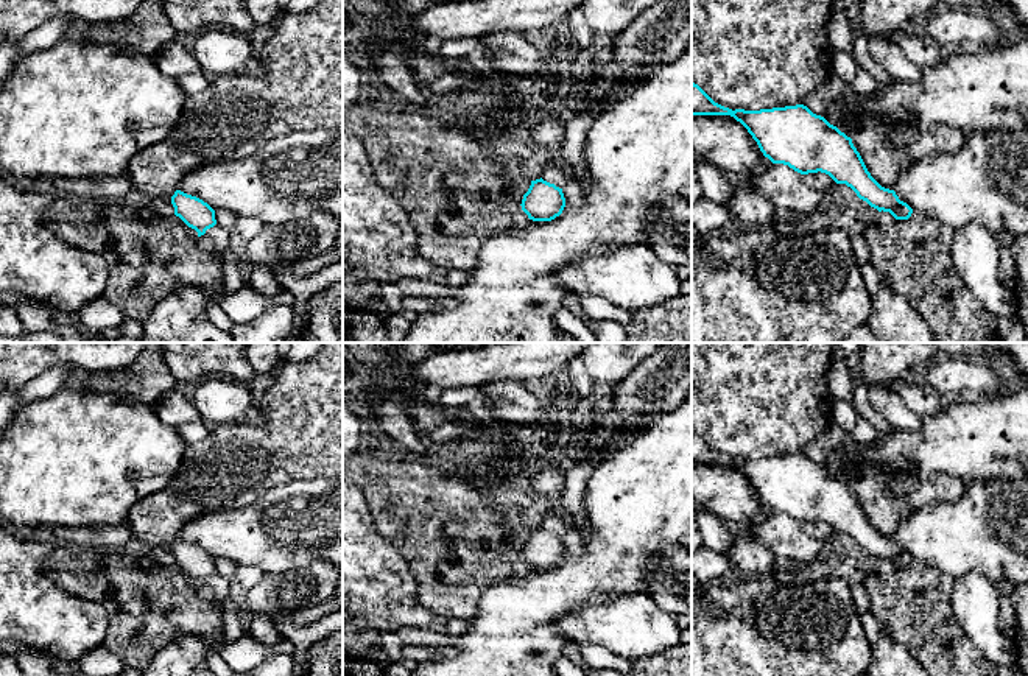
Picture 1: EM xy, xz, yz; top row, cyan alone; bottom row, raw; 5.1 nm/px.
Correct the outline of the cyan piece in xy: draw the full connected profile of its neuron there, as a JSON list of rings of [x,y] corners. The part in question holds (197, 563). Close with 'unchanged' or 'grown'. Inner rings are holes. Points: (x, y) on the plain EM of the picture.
[[[176,539],[171,545],[174,564],[179,565],[188,576],[204,584],[207,578],[217,573],[215,559],[202,548]]]; unchanged

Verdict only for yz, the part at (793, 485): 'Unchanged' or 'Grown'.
Unchanged

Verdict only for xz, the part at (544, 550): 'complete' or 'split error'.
complete

